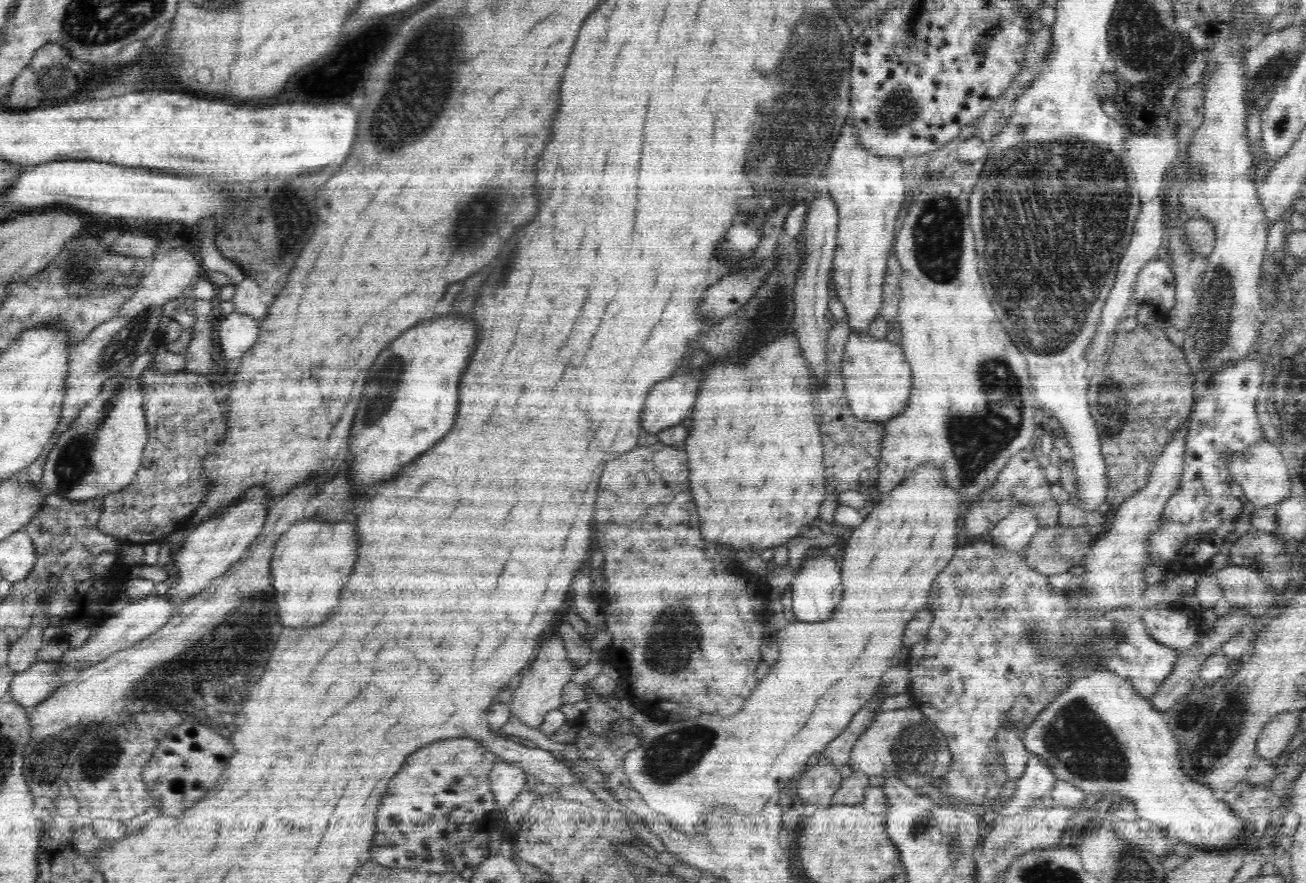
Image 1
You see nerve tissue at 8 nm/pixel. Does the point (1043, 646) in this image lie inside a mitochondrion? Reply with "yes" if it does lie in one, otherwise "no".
yes

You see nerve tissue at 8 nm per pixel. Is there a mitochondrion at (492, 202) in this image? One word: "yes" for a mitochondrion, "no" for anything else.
yes

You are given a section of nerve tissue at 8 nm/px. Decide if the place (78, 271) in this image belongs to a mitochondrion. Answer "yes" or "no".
yes

